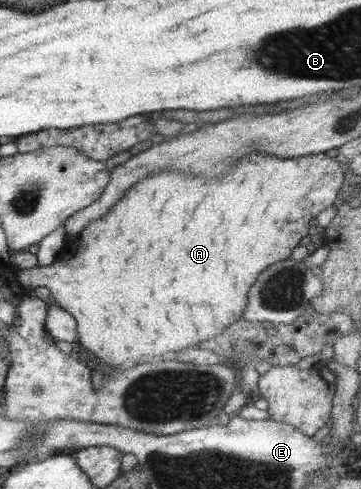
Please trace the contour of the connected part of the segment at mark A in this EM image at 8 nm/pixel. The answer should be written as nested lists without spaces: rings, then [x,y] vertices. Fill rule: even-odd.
[[[322,152],[290,159],[280,159],[267,153],[249,153],[241,157],[228,173],[222,175],[222,179],[214,179],[214,183],[212,179],[198,179],[197,175],[181,175],[175,169],[161,169],[158,173],[153,173],[150,177],[136,182],[136,185],[133,185],[124,194],[124,197],[121,197],[116,205],[108,210],[108,213],[88,222],[86,228],[70,237],[52,264],[44,267],[18,269],[16,280],[24,289],[30,291],[38,287],[48,289],[52,303],[67,311],[75,319],[76,343],[82,345],[86,355],[94,357],[96,362],[107,365],[110,369],[118,370],[118,367],[122,363],[126,364],[126,361],[136,363],[140,361],[140,357],[158,357],[168,351],[180,352],[186,347],[207,345],[208,341],[222,334],[231,323],[242,320],[247,304],[247,293],[252,284],[256,282],[256,278],[269,265],[288,258],[294,247],[305,242],[309,228],[308,222],[335,203],[338,189],[342,185],[342,166],[343,164],[337,159],[328,158]]]

